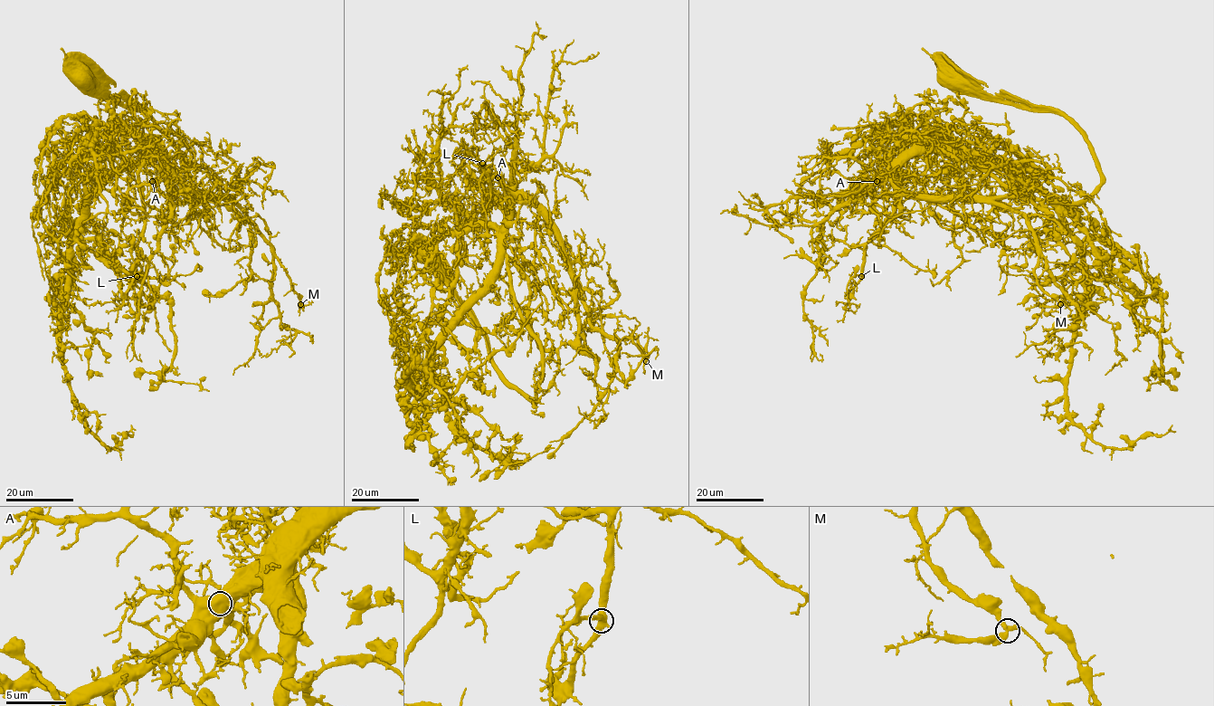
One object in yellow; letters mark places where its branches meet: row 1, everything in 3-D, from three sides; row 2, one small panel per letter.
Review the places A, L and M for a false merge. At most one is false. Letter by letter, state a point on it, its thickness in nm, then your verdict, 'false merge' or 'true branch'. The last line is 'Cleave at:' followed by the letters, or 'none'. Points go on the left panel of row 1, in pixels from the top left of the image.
A: at (152, 181); 440 nm thick; true branch
L: at (137, 276); 420 nm thick; true branch
M: at (300, 304); 400 nm thick; true branch
Cleave at: none

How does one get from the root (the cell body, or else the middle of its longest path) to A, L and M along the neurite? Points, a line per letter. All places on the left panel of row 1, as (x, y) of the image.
A: (80, 72), (154, 121), (175, 149), (196, 202), (171, 184), (162, 152), (164, 171), (152, 181)
L: (80, 72), (154, 121), (175, 149), (196, 202), (171, 184), (154, 138), (138, 173), (145, 231), (137, 276)
M: (80, 72), (164, 133), (196, 202), (181, 194), (160, 152), (186, 188), (225, 196), (242, 212), (301, 304)

